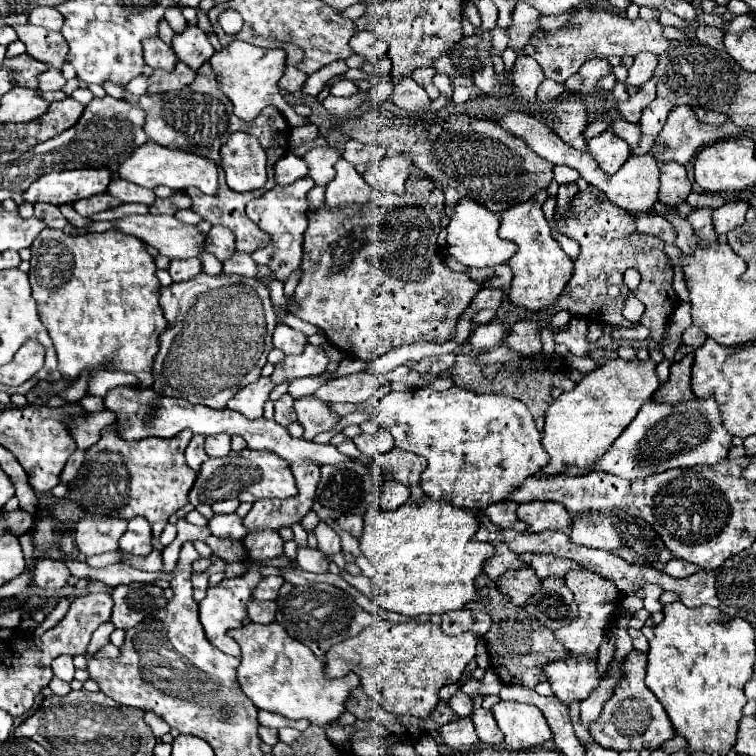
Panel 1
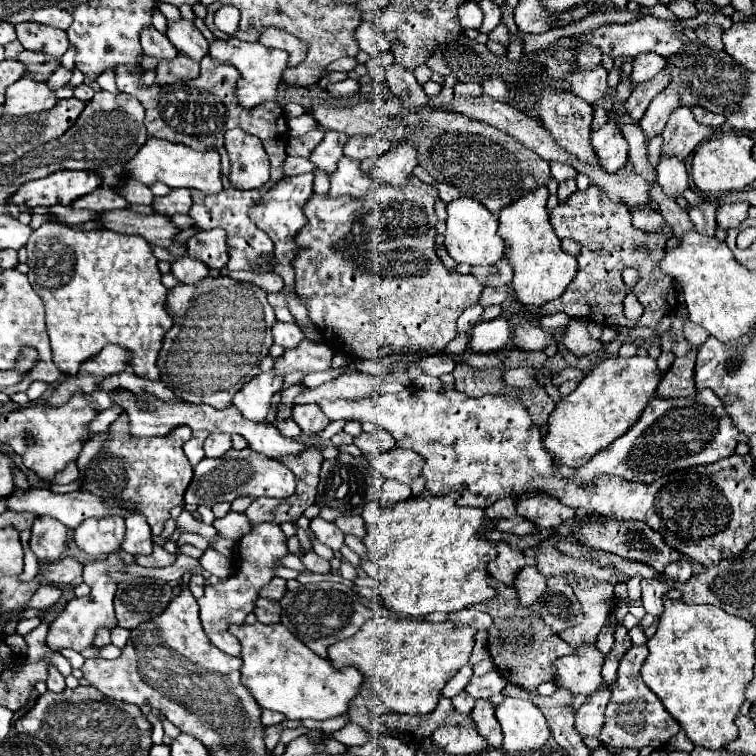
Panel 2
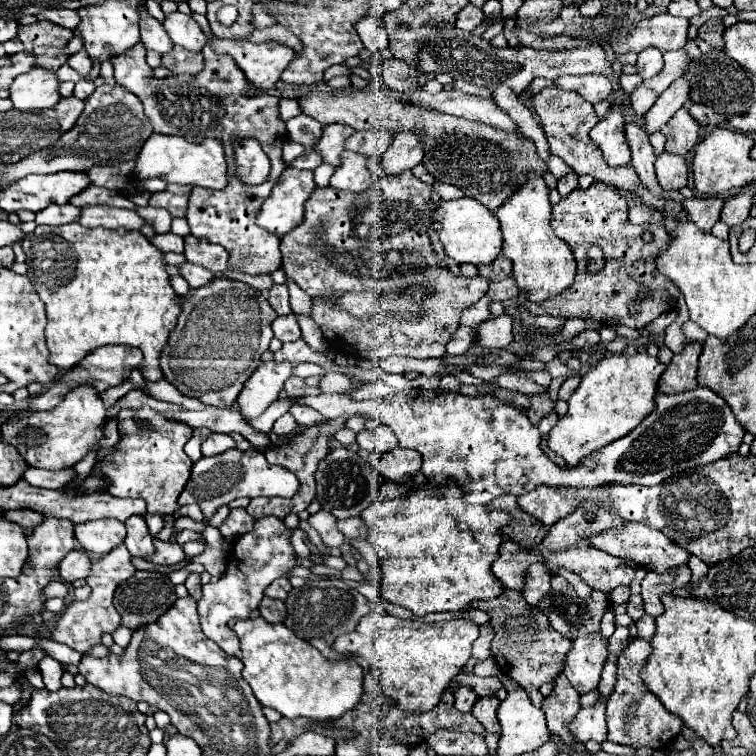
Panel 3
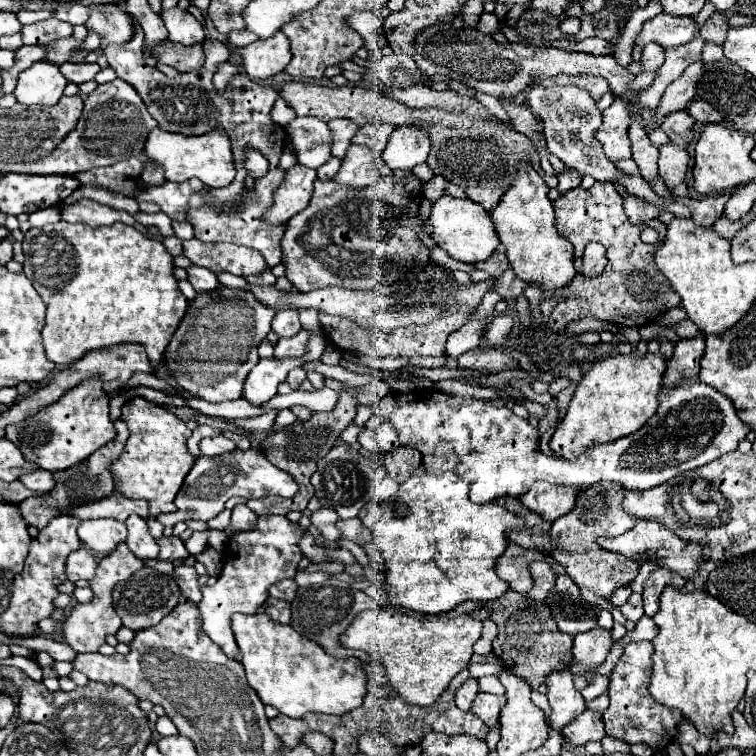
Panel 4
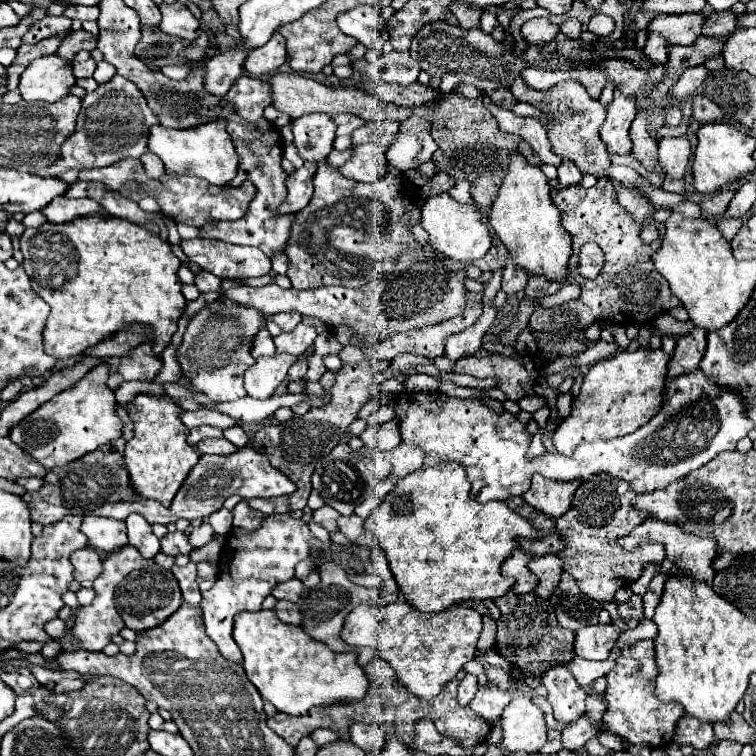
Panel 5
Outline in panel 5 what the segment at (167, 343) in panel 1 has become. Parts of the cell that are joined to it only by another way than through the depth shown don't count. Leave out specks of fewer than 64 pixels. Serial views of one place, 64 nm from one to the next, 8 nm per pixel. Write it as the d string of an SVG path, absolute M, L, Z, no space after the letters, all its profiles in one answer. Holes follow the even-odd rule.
M208 302L188 322L184 342L178 350L180 368L190 378L194 390L206 394L212 402L230 402L246 396L244 372L256 362L250 356L250 346L262 326L264 314L254 308L240 308L234 302Z

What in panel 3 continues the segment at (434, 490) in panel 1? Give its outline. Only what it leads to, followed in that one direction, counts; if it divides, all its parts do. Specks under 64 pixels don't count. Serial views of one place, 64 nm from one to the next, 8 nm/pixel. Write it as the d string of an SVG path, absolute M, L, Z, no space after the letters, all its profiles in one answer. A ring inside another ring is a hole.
M696 386L694 390L678 392L678 394L656 394L656 410L642 420L634 432L626 434L624 438L608 444L606 448L600 448L598 452L592 452L590 456L582 458L576 466L558 466L554 464L542 450L540 450L540 432L538 426L534 426L528 416L520 410L516 410L510 404L502 404L494 396L462 396L458 392L434 392L434 390L408 390L408 392L394 392L386 398L378 400L366 400L356 402L348 396L338 394L318 394L318 396L298 396L288 398L294 404L310 406L318 410L324 418L336 418L336 416L354 416L354 414L366 414L368 418L374 418L380 424L386 424L394 430L398 442L402 448L418 450L424 458L422 472L428 482L442 484L448 478L454 478L458 486L464 490L464 498L468 504L490 504L500 494L512 494L522 496L530 492L538 484L548 486L574 486L574 488L594 488L604 484L638 484L638 486L656 486L664 480L668 480L674 474L680 474L684 470L716 462L728 454L738 452L738 446L742 444L744 428L734 418L730 406L726 400L722 400L716 392L704 386Z

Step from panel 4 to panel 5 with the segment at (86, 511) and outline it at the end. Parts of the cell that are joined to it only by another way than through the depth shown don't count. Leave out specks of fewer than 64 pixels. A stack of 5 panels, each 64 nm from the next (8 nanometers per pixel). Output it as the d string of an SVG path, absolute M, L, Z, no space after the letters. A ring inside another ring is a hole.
M246 446L234 454L228 454L228 456L208 456L208 454L200 456L198 464L192 468L192 472L184 480L182 488L174 496L170 508L164 508L160 502L154 502L154 500L138 500L138 502L104 504L102 508L98 508L92 514L116 518L116 520L126 520L130 514L138 512L150 524L170 524L170 522L176 522L180 518L186 518L186 520L208 518L214 510L222 508L222 502L232 494L238 494L244 500L250 500L250 498L270 498L270 496L292 494L294 490L296 490L296 486L282 472L272 468L262 452L256 452L256 450Z

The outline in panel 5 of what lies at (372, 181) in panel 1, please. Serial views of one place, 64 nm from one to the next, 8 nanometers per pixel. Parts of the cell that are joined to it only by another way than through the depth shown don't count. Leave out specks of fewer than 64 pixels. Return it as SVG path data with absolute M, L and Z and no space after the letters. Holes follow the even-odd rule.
M410 116L400 124L400 134L394 144L388 148L386 158L390 166L400 172L418 168L438 150L438 144L430 136L430 120L420 116Z

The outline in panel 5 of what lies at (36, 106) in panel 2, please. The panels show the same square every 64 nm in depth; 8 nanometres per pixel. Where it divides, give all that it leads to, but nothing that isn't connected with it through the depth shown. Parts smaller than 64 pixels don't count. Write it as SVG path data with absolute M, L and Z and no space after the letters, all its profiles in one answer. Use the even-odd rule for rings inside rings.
M58 54L36 58L20 78L20 94L24 100L56 102L64 98L76 84L72 60L62 60Z

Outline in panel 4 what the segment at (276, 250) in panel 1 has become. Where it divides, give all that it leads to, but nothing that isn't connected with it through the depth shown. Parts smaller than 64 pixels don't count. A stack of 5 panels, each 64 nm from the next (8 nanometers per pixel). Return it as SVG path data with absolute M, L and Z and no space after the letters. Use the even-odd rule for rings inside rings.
M296 164L286 172L284 182L274 194L274 204L266 212L266 222L270 224L286 224L294 214L304 210L312 196L312 184L316 180L314 168L304 168ZM315 310L298 311L299 320L304 329L309 331L321 331L321 326L318 320L318 312Z

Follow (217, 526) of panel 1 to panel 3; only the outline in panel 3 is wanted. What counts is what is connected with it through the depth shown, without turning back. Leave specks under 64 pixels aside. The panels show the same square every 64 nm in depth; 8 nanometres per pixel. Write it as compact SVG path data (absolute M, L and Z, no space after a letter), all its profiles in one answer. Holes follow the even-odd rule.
M236 508L230 512L228 520L220 526L220 532L224 538L232 540L232 536L242 536L246 532L250 532L250 528L254 526L254 518L250 518L250 514L244 508Z

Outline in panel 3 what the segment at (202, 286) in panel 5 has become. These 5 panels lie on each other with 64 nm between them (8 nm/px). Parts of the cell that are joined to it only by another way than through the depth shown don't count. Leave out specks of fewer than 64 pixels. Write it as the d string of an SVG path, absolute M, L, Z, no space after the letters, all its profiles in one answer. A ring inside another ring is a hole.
M182 264L180 266L180 274L188 280L188 284L192 288L202 288L202 286L208 286L212 280L214 280L214 274L202 266L196 266L196 264Z

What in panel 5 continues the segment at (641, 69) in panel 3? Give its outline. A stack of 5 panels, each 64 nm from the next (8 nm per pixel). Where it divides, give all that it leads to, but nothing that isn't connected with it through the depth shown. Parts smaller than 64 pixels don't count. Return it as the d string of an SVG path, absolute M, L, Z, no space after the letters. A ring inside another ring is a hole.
M650 32L646 38L644 54L656 64L666 64L668 48L670 48L670 44L666 44L666 40L662 40L662 36L658 36L658 32Z

